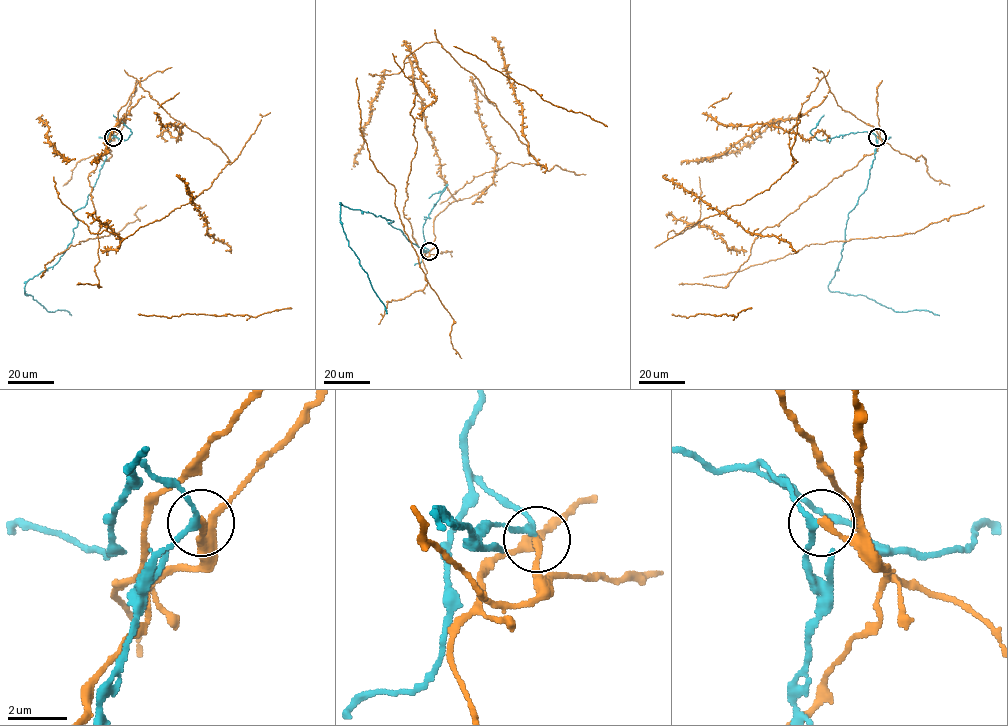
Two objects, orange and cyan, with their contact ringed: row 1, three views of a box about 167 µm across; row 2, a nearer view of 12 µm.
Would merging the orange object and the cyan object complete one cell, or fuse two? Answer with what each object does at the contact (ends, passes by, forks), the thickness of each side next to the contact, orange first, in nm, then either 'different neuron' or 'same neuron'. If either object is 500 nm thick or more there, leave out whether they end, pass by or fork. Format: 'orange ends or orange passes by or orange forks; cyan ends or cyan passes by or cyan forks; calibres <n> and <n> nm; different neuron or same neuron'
orange ends; cyan passes by; calibres 240 and 180 nm; different neuron

